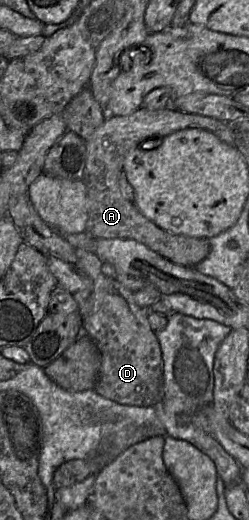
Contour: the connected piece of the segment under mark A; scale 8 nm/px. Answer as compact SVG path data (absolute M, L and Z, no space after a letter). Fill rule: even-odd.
M172 106L161 110L149 110L140 107L126 116L108 115L86 144L86 168L83 181L87 188L88 219L86 232L94 238L121 238L135 240L170 262L186 267L193 267L204 260L209 252L208 239L186 237L171 234L144 217L133 202L126 200L119 185L119 175L127 155L144 140L149 143L153 138L162 138L175 131L187 128L199 128L218 132L227 123L217 119L191 114L175 109ZM151 138L150 140L147 140Z

